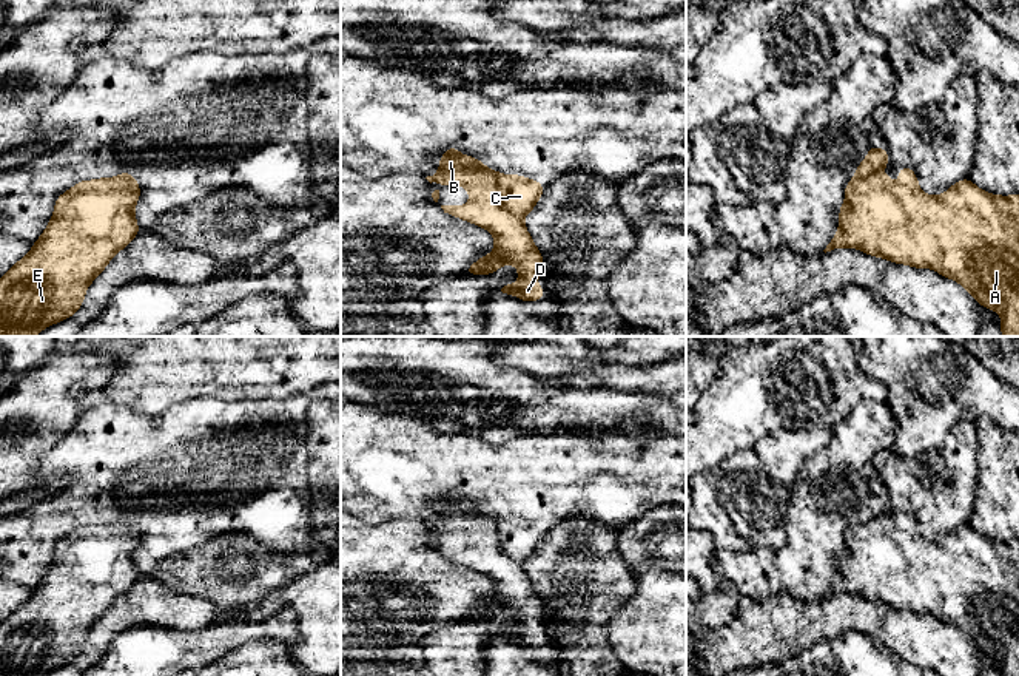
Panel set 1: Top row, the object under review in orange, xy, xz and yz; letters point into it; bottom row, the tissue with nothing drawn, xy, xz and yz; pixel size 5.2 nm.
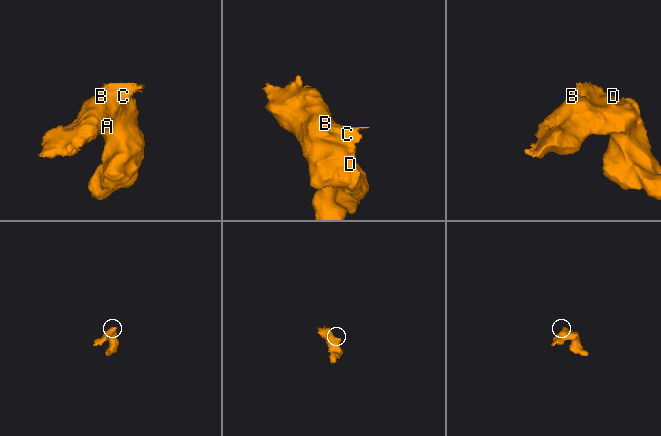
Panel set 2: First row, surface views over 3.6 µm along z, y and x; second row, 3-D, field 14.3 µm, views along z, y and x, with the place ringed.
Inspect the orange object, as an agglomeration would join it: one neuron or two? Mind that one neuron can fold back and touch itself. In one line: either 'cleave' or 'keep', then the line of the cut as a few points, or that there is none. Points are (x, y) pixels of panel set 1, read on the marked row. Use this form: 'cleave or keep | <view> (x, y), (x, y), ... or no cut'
cleave | xz (470, 158), (495, 178), (497, 198), (521, 219)

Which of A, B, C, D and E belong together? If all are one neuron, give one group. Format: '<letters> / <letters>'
A B D E / C

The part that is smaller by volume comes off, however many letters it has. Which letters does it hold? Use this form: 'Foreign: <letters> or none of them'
Foreign: C

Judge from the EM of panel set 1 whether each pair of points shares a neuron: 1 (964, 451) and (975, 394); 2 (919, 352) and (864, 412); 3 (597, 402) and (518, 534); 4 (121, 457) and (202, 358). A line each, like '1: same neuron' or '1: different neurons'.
1: different neurons
2: different neurons
3: different neurons
4: different neurons

